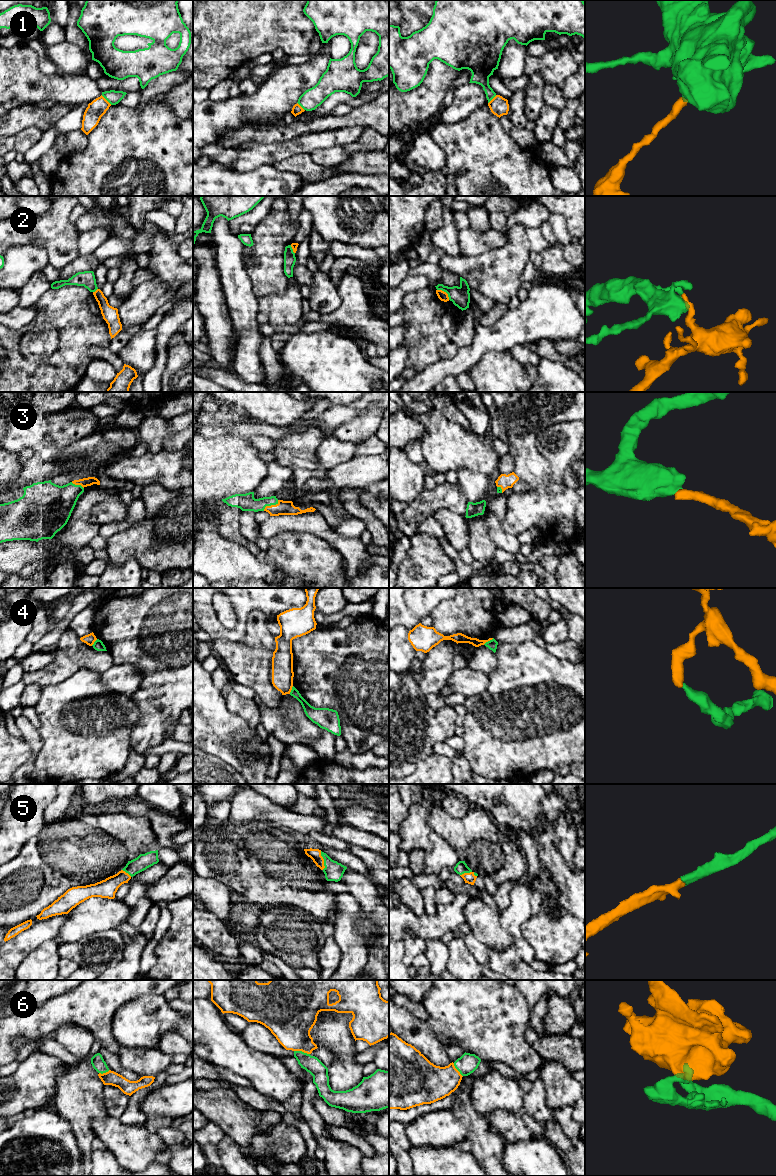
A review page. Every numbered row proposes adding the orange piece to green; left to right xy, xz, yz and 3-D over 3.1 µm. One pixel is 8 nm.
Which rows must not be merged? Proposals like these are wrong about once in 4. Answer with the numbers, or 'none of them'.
1, 2, 4

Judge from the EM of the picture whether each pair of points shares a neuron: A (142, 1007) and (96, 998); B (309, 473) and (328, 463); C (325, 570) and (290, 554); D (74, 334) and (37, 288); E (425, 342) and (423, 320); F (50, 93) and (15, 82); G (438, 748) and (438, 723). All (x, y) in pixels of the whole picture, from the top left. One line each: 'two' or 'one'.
A: two
B: two
C: one
D: two
E: one
F: one
G: two

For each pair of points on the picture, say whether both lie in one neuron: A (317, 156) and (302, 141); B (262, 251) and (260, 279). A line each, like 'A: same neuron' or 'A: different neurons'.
A: different neurons
B: same neuron

